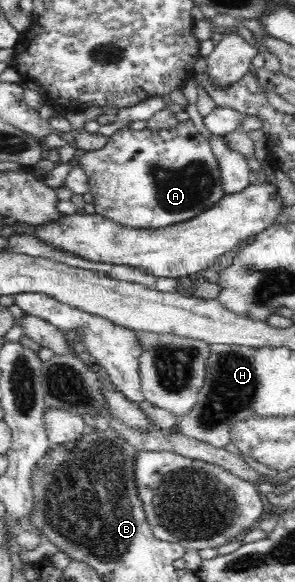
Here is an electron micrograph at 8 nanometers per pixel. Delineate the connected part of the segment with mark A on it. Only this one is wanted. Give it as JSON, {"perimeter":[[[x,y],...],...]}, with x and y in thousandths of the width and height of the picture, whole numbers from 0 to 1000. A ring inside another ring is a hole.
{"perimeter":[[[644,204],[614,208],[586,222],[407,222],[366,237],[349,256],[288,261],[264,273],[264,285],[302,304],[305,332],[319,338],[325,366],[451,393],[539,393],[641,380],[736,352],[759,337],[742,278],[719,261],[708,241],[661,220]]]}

